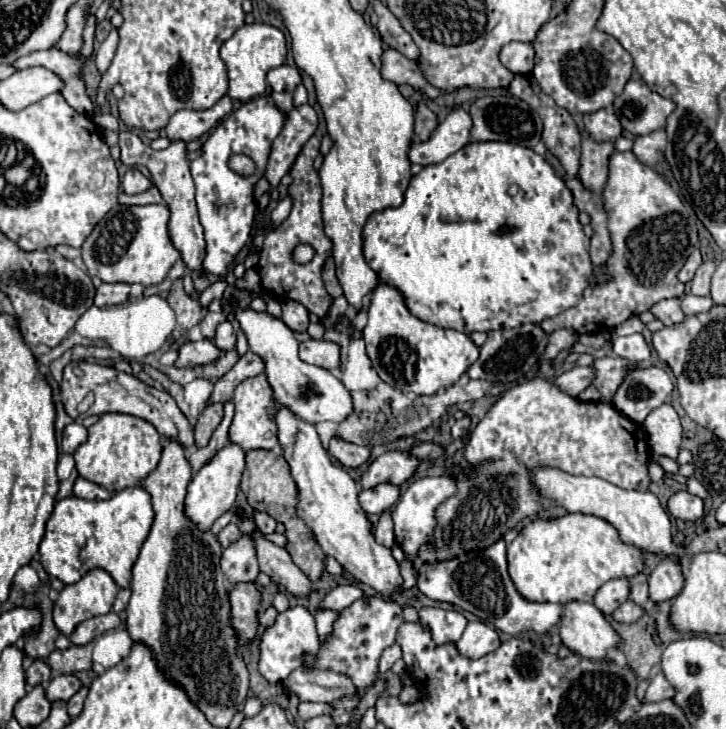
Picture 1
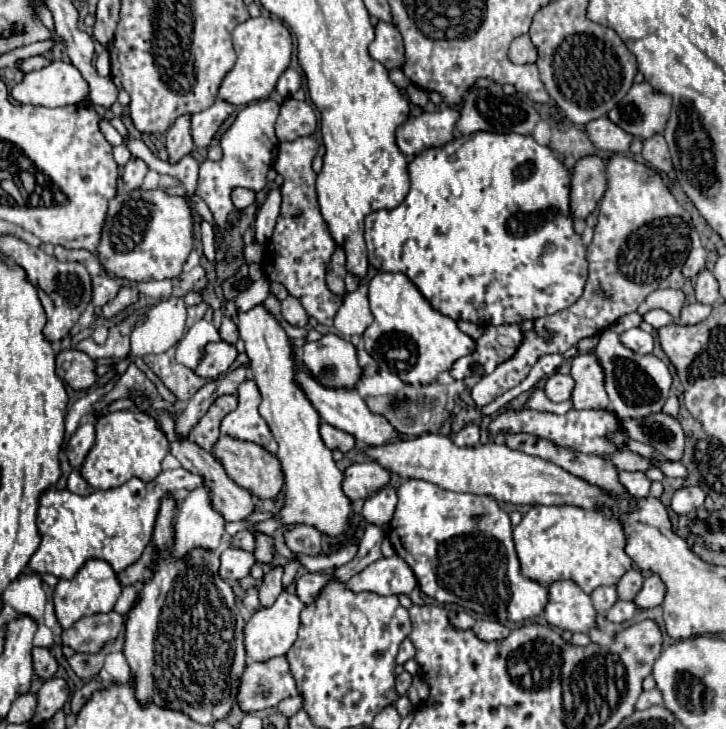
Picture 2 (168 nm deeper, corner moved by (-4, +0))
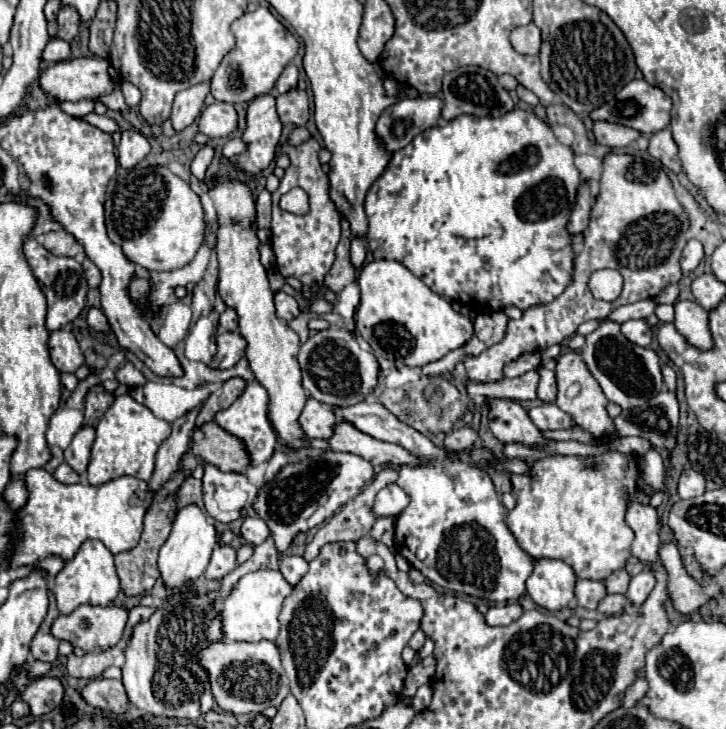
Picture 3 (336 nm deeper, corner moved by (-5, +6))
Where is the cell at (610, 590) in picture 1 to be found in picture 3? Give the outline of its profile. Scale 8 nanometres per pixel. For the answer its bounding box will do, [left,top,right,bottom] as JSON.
[575,580,607,610]

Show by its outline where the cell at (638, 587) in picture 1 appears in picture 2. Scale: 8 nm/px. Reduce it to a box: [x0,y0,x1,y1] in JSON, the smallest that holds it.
[616,570,644,600]

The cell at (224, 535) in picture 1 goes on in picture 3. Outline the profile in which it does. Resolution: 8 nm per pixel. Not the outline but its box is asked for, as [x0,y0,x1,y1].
[241,516,269,546]

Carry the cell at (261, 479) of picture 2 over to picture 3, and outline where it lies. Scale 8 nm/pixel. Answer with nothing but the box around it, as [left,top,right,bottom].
[193,422,251,474]

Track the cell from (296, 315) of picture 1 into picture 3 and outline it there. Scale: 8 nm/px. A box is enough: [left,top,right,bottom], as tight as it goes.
[275,292,301,322]

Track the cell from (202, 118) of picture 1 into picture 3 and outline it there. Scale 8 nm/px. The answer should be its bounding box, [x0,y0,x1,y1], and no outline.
[199,102,237,138]

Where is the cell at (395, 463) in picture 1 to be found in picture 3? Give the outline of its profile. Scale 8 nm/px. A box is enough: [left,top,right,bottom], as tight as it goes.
[253,450,375,554]

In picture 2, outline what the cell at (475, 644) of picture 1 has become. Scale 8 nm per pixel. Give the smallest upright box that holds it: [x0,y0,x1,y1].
[474,620,510,642]

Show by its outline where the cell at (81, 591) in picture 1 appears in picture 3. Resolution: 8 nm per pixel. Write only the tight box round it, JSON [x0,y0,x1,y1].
[53,540,121,614]

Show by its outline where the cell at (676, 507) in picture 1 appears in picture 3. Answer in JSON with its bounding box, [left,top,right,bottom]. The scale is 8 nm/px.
[679,470,705,498]

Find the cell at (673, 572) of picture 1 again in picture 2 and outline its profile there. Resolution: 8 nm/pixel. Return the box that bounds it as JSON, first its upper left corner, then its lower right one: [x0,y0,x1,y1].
[634,574,666,608]

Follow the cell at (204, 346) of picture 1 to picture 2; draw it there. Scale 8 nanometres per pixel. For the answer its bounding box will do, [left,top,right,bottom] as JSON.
[196,342,236,378]

